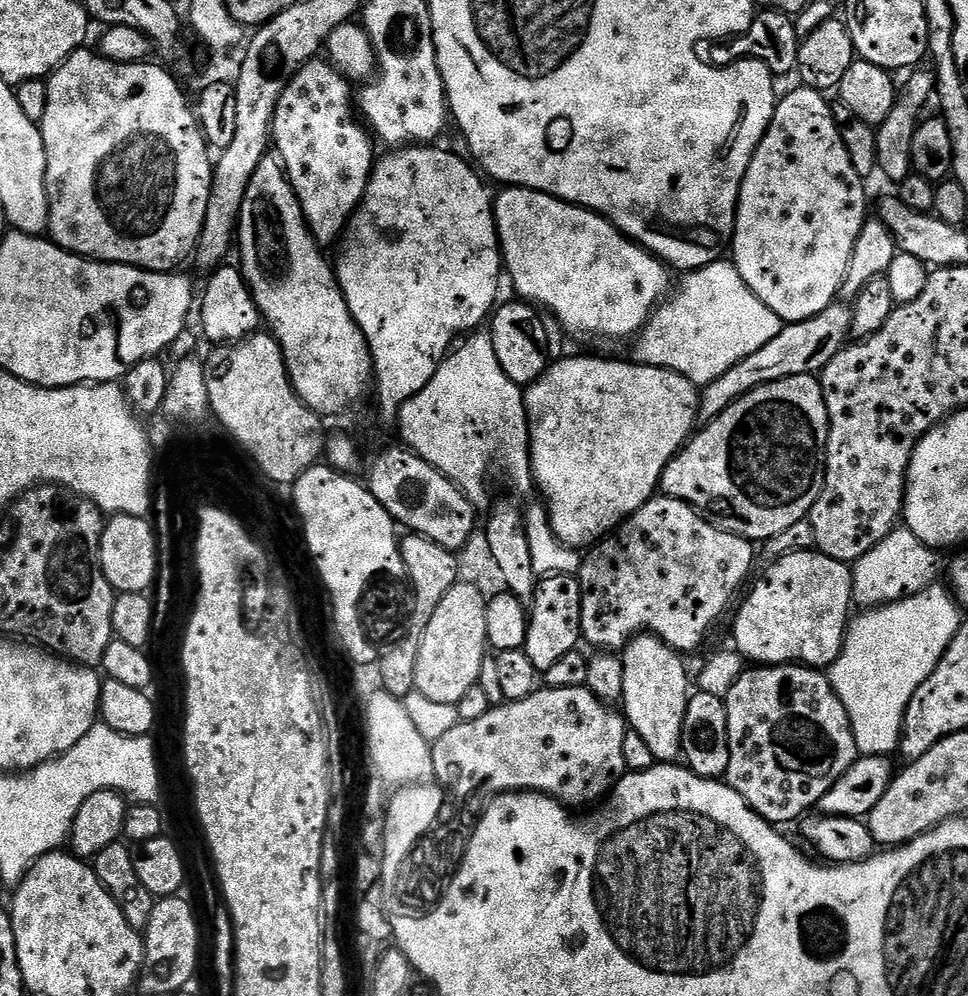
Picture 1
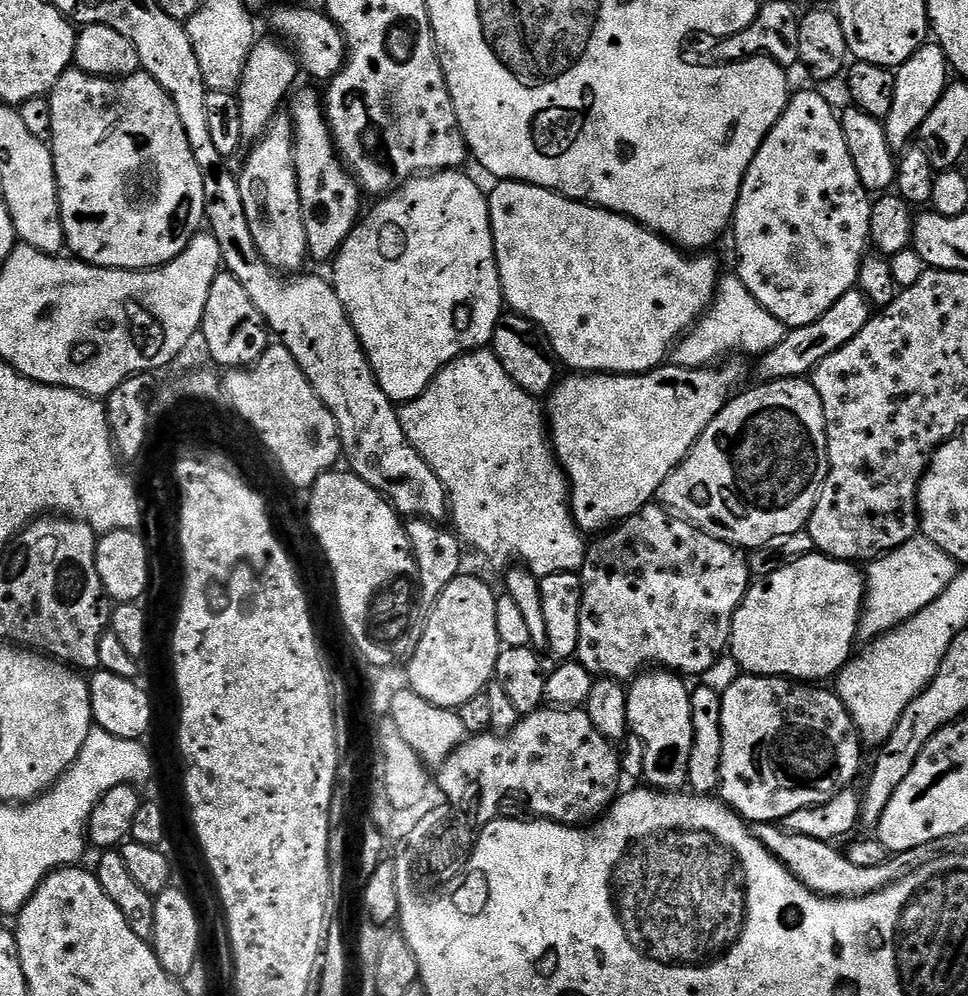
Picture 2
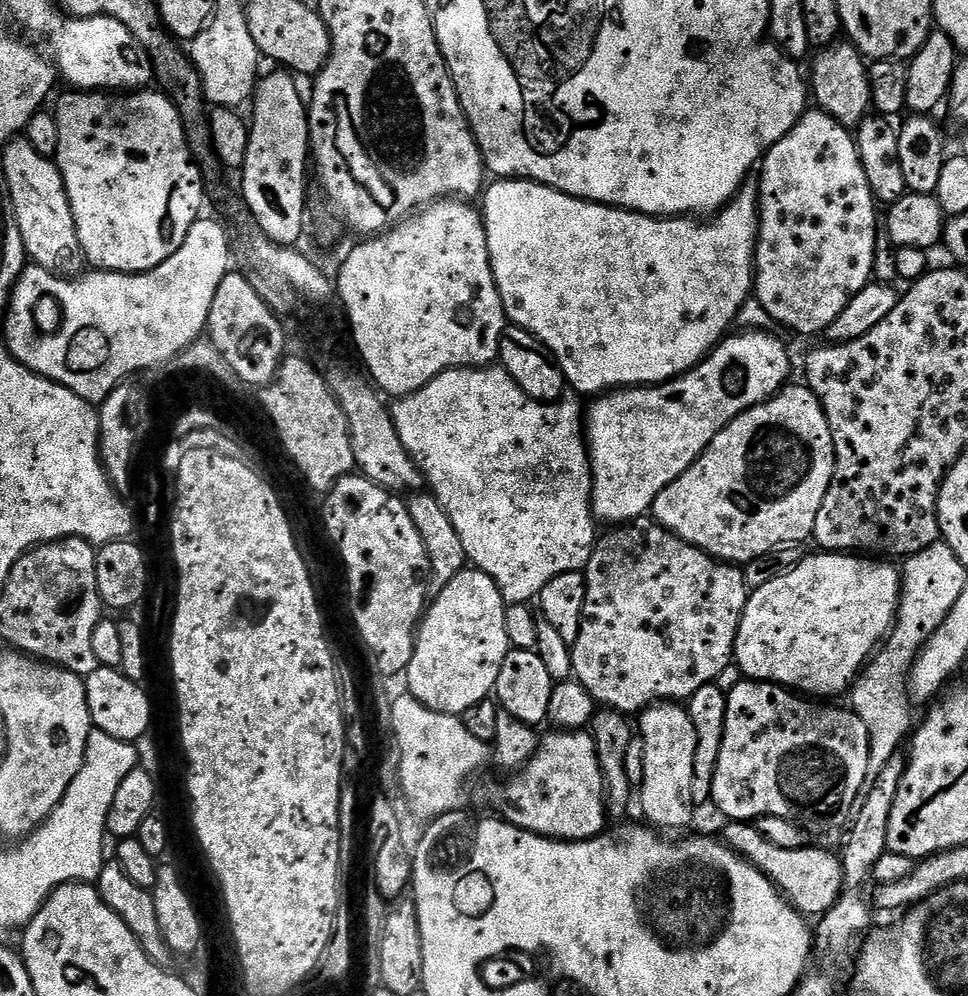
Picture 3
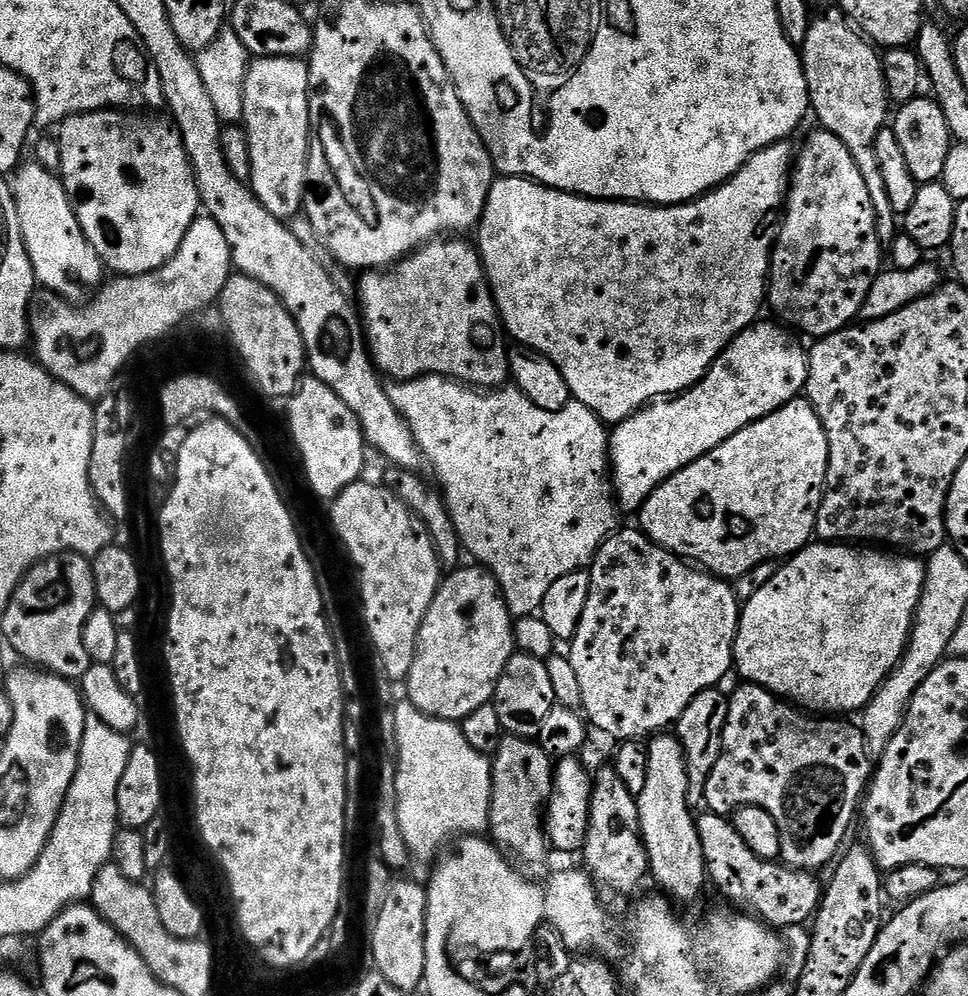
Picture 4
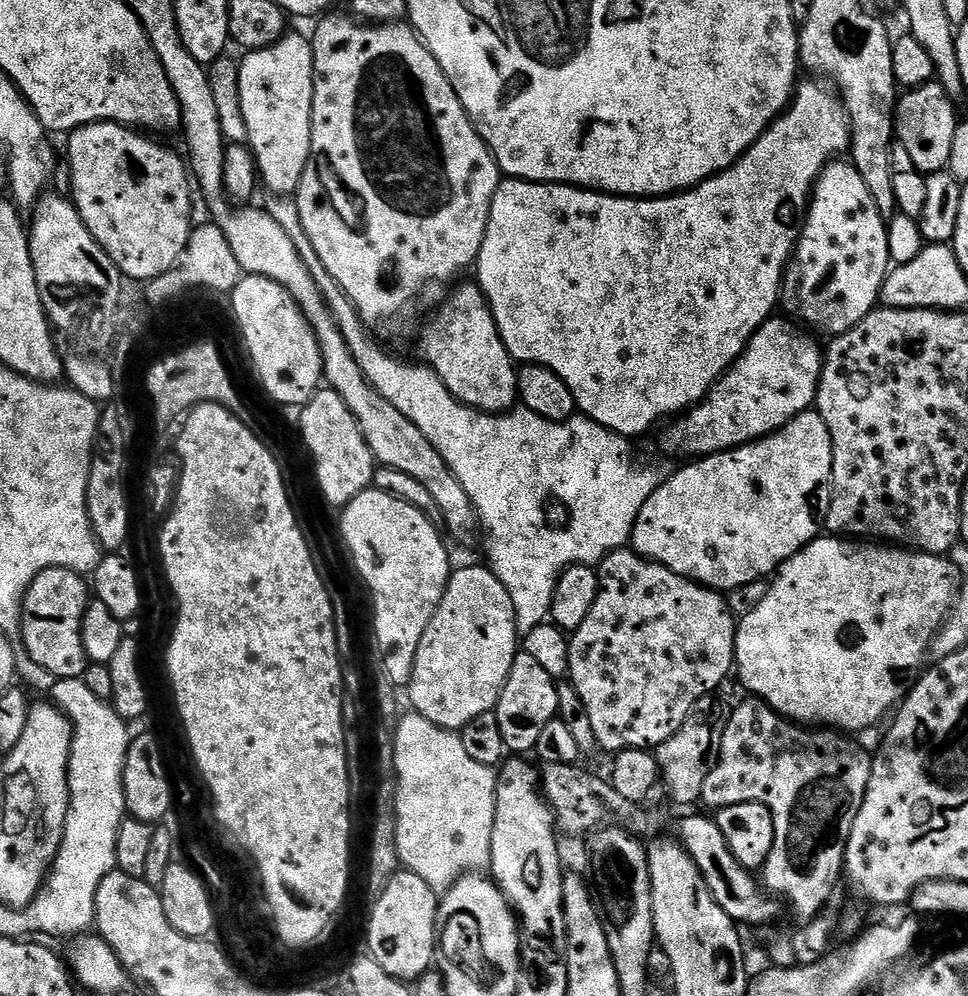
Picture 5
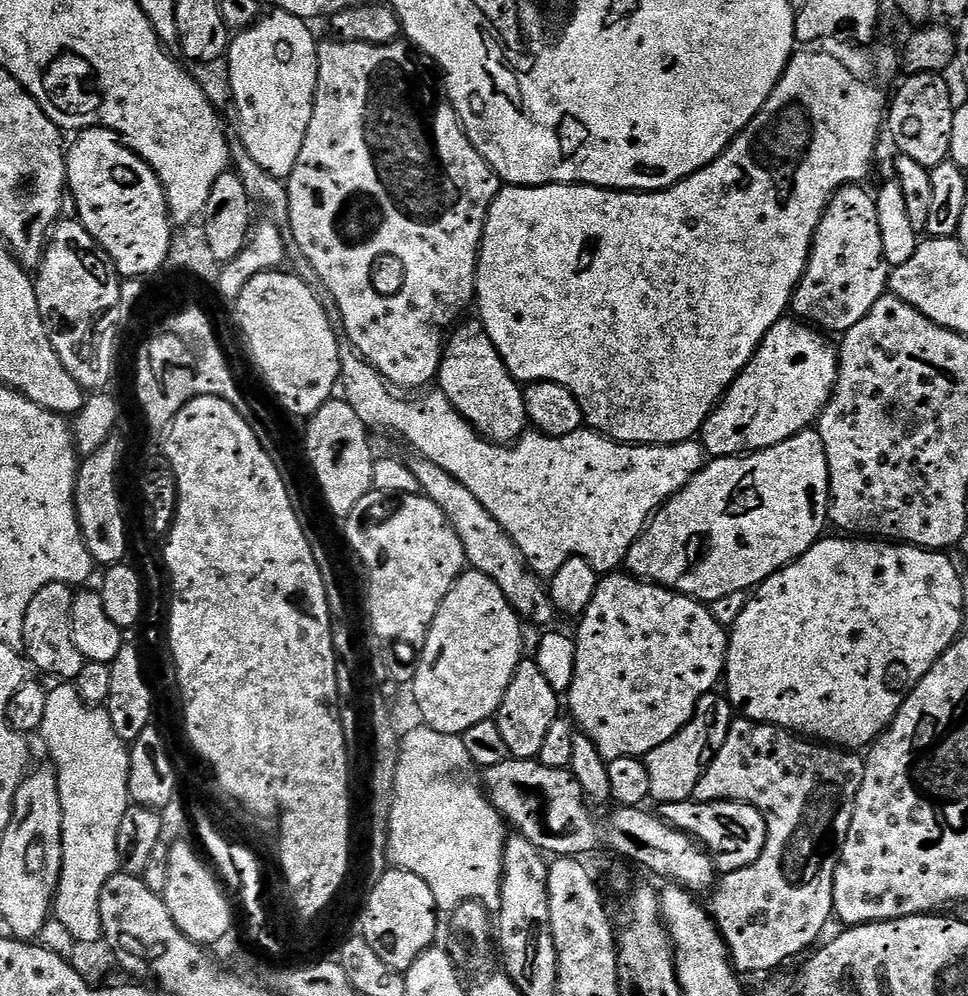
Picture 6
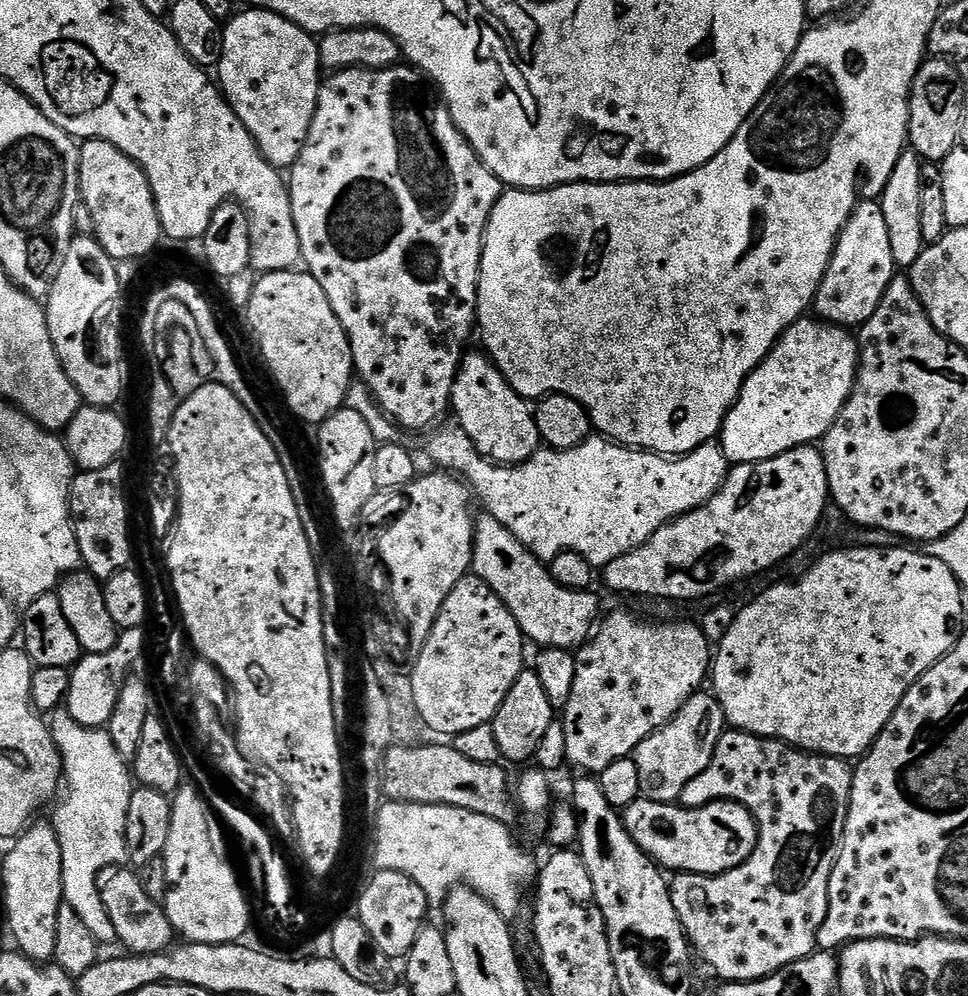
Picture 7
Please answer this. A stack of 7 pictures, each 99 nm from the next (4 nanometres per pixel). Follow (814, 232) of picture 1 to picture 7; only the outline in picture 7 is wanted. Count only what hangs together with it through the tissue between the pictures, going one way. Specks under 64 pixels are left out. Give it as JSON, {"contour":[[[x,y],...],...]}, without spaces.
{"contour":[[[861,200],[840,232],[826,274],[816,291],[815,315],[829,324],[864,324],[870,318],[870,314],[878,310],[878,302],[882,302],[882,294],[886,294],[886,286],[890,286],[897,272],[894,254],[890,254],[886,214],[882,214],[876,200]]]}

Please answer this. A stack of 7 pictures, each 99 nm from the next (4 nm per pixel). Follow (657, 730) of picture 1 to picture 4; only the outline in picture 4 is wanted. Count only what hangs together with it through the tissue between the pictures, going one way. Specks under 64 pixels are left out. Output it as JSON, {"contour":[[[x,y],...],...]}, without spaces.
{"contour":[[[657,734],[647,741],[650,766],[646,770],[646,786],[642,794],[636,797],[638,802],[638,818],[642,826],[642,838],[648,851],[651,879],[661,884],[663,891],[673,901],[681,900],[684,904],[692,904],[704,892],[706,885],[706,865],[702,838],[696,829],[697,817],[692,816],[693,805],[688,802],[688,762],[684,757],[684,747],[672,734]]]}

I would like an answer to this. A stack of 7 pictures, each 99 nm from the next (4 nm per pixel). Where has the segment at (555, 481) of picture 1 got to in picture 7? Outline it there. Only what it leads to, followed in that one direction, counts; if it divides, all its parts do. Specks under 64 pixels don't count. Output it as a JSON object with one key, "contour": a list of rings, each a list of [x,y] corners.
{"contour":[[[801,318],[794,321],[770,350],[764,361],[748,375],[734,406],[726,414],[720,427],[718,443],[729,465],[753,464],[778,458],[786,450],[815,445],[834,426],[842,406],[850,398],[856,385],[856,372],[860,368],[860,346],[847,327],[829,324],[819,318]]]}

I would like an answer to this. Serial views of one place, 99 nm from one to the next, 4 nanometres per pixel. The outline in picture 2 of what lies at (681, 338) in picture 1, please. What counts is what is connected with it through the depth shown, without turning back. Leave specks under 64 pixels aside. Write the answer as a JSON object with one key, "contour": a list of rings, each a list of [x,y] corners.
{"contour":[[[725,275],[708,311],[696,321],[692,331],[677,343],[674,360],[676,356],[675,363],[682,368],[707,368],[731,357],[728,356],[731,352],[749,352],[753,358],[759,358],[784,340],[785,331],[786,325],[774,318],[774,314],[770,314],[770,310],[766,310],[766,306],[762,306],[750,290],[746,290],[739,275]]]}

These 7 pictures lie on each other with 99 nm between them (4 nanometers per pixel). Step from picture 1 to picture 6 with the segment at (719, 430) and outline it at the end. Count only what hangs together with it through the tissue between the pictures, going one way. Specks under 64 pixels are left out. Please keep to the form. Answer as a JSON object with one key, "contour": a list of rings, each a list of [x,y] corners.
{"contour":[[[809,430],[794,434],[794,438],[786,438],[786,442],[778,442],[778,446],[770,446],[766,450],[749,452],[743,456],[717,456],[709,459],[704,468],[678,490],[667,502],[652,516],[634,546],[630,546],[626,568],[637,580],[646,580],[653,584],[660,584],[663,588],[672,588],[681,592],[683,596],[693,596],[696,600],[713,602],[724,600],[727,596],[736,596],[739,592],[747,593],[760,587],[774,573],[781,572],[787,564],[793,564],[806,550],[816,545],[817,540],[825,535],[824,527],[829,527],[828,498],[832,495],[830,490],[830,474],[826,462],[826,446],[822,442],[819,431]]]}

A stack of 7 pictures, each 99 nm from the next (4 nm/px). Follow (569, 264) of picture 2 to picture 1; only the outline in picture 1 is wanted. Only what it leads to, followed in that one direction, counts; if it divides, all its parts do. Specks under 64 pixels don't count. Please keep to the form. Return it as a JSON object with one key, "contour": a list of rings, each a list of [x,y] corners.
{"contour":[[[508,186],[501,192],[504,193],[494,200],[496,235],[500,238],[507,279],[508,276],[512,279],[520,295],[517,297],[541,309],[549,308],[557,322],[576,336],[605,336],[608,340],[635,337],[669,291],[669,269],[664,261],[618,231],[605,216],[589,208],[578,208],[557,196],[529,188]]]}

